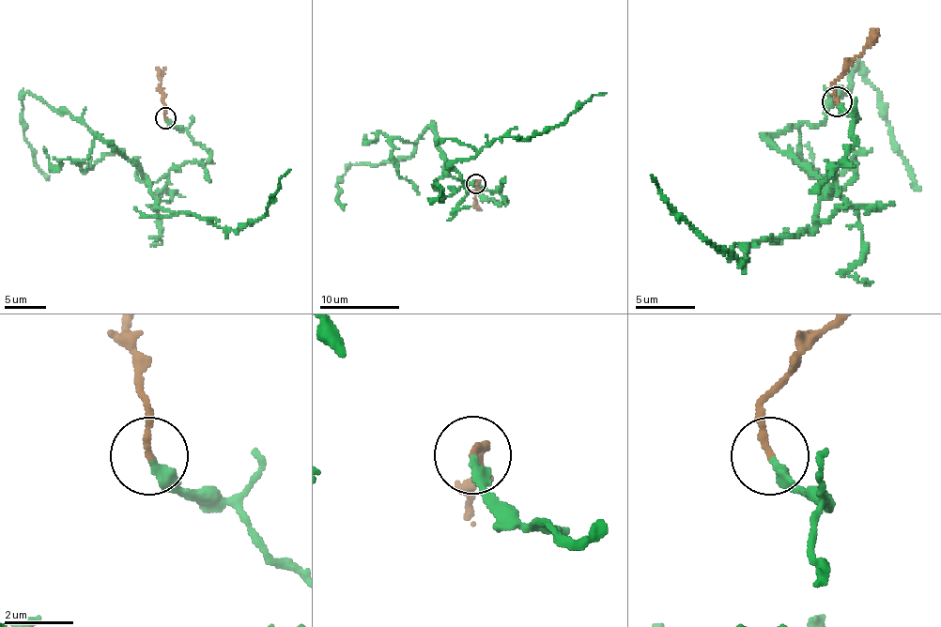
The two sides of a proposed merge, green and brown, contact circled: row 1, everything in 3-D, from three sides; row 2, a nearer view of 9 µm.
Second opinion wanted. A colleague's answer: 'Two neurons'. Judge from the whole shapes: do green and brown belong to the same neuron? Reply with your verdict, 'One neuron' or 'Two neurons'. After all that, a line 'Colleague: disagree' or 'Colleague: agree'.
One neuron
Colleague: disagree

